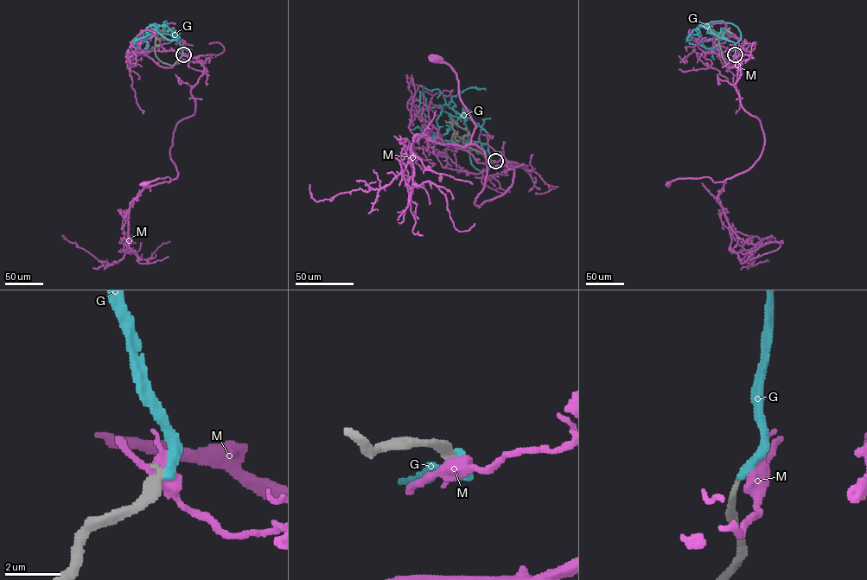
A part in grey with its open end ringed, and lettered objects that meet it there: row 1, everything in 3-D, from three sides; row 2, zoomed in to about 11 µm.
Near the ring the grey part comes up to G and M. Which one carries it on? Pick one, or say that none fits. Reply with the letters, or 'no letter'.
no letter

